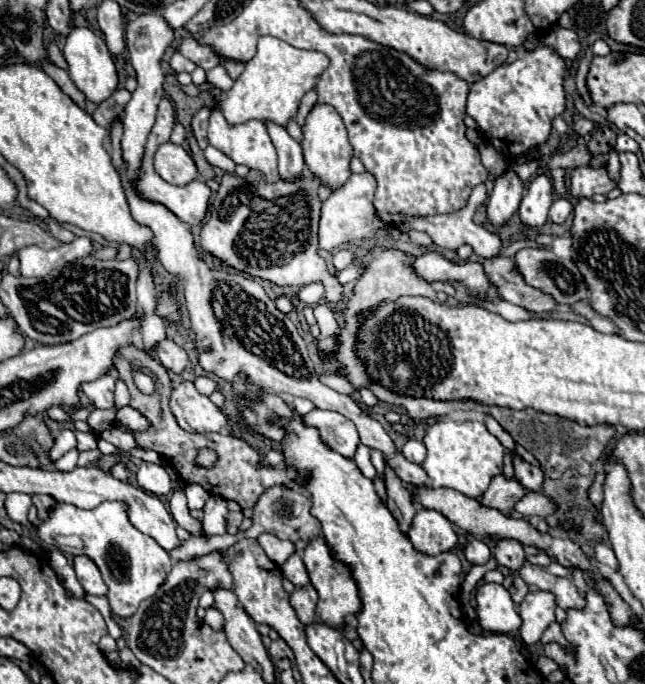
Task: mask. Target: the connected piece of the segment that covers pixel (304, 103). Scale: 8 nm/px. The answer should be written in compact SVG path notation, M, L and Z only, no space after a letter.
M309 90L309 92L303 96L303 100L301 100L301 106L299 106L299 112L297 112L297 118L295 118L299 126L303 126L303 124L305 124L305 118L307 118L307 114L311 112L311 108L313 108L315 100L317 100L317 94L315 94L315 90Z

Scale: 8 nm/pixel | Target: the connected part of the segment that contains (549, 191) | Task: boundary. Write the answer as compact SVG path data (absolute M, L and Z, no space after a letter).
M537 176L527 188L521 206L519 218L529 228L541 228L547 222L547 212L553 202L553 186L547 176Z

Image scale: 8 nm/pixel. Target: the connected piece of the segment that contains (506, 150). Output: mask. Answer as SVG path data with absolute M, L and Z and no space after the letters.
M549 46L527 52L511 64L495 68L489 76L475 82L467 96L467 114L491 146L509 160L547 142L553 118L565 110L563 92L565 62Z

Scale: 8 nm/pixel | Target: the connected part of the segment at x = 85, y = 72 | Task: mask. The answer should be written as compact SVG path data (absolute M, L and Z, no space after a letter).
M73 28L73 32L65 38L65 46L63 46L63 56L69 64L69 76L75 82L75 86L85 94L87 100L91 100L93 104L101 104L103 100L107 100L119 86L119 76L117 76L117 68L113 62L113 56L109 54L105 42L91 32L89 28Z

